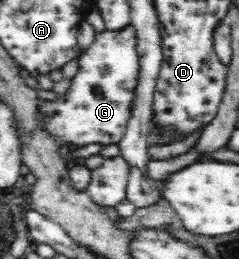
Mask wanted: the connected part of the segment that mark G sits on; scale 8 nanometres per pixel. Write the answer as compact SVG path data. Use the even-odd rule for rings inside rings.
M130 24L123 30L97 33L95 42L81 52L78 61L79 70L70 80L67 92L55 100L42 100L42 122L68 147L118 143L125 134L131 114L139 72L134 26Z

